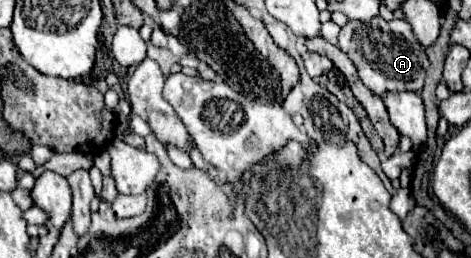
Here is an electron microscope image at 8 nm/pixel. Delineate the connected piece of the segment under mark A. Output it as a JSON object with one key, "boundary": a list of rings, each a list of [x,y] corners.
{"boundary":[[[374,17],[374,21],[366,23],[348,21],[340,29],[338,47],[354,61],[360,79],[376,95],[384,95],[386,91],[420,91],[424,85],[426,53],[404,19],[384,21],[382,17]]]}

